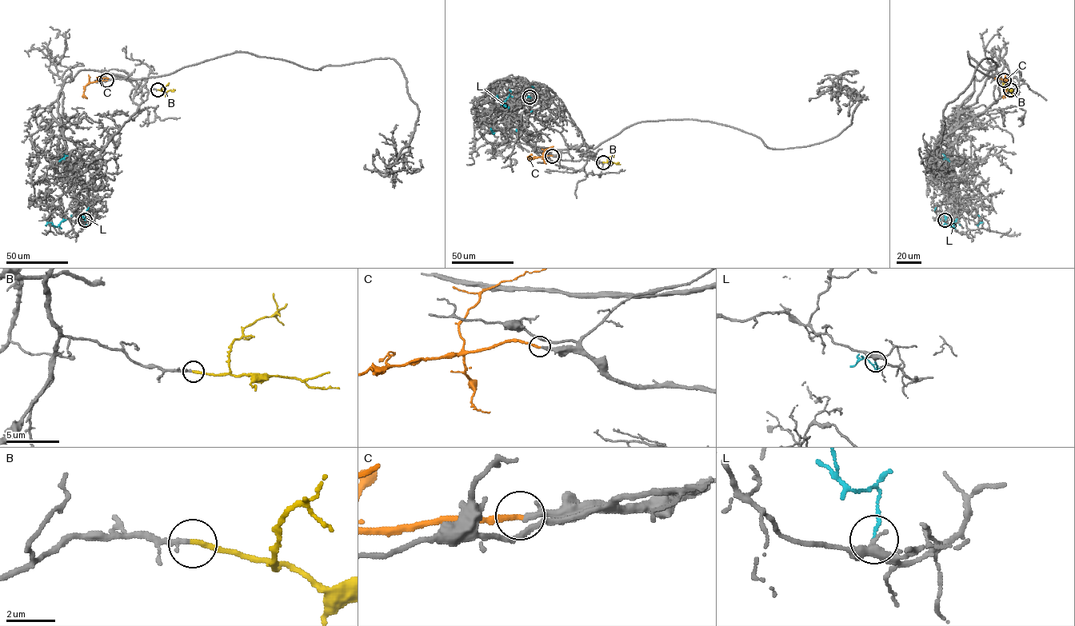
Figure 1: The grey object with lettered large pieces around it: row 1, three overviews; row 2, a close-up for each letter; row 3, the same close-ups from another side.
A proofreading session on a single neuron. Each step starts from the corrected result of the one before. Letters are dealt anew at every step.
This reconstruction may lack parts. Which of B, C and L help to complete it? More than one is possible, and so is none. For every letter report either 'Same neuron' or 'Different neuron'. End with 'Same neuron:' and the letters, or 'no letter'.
B: Same neuron
C: Same neuron
L: Different neuron
Same neuron: B, C

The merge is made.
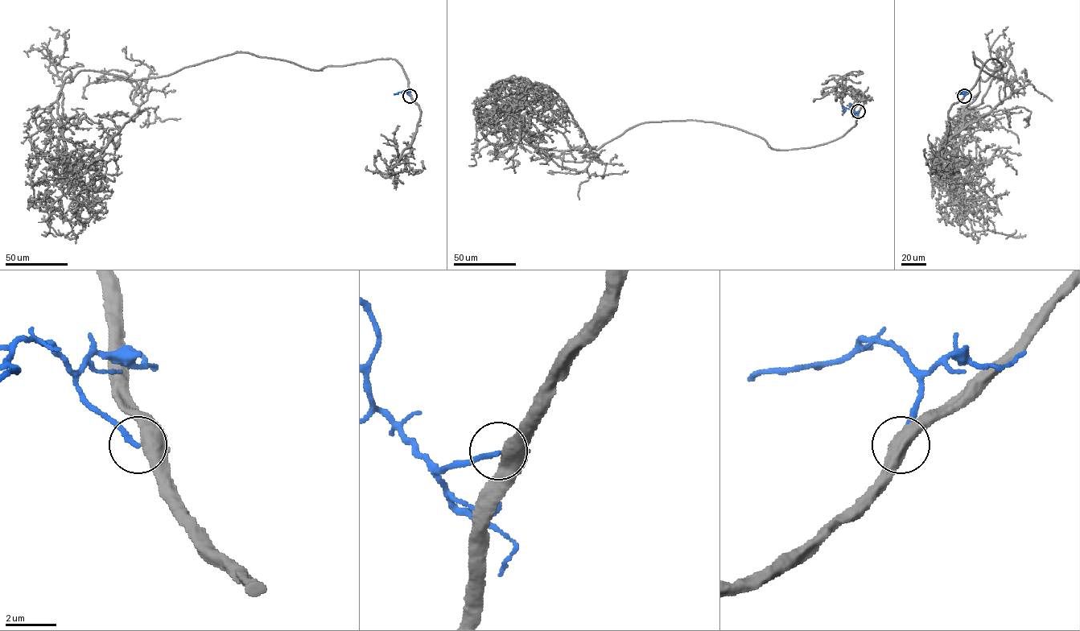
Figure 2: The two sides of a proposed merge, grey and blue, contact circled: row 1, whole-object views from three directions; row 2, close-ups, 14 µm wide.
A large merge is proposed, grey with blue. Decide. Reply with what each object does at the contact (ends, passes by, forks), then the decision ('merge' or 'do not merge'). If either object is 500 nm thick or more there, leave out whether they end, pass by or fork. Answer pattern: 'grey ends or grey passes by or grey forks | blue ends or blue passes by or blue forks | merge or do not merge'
do not merge

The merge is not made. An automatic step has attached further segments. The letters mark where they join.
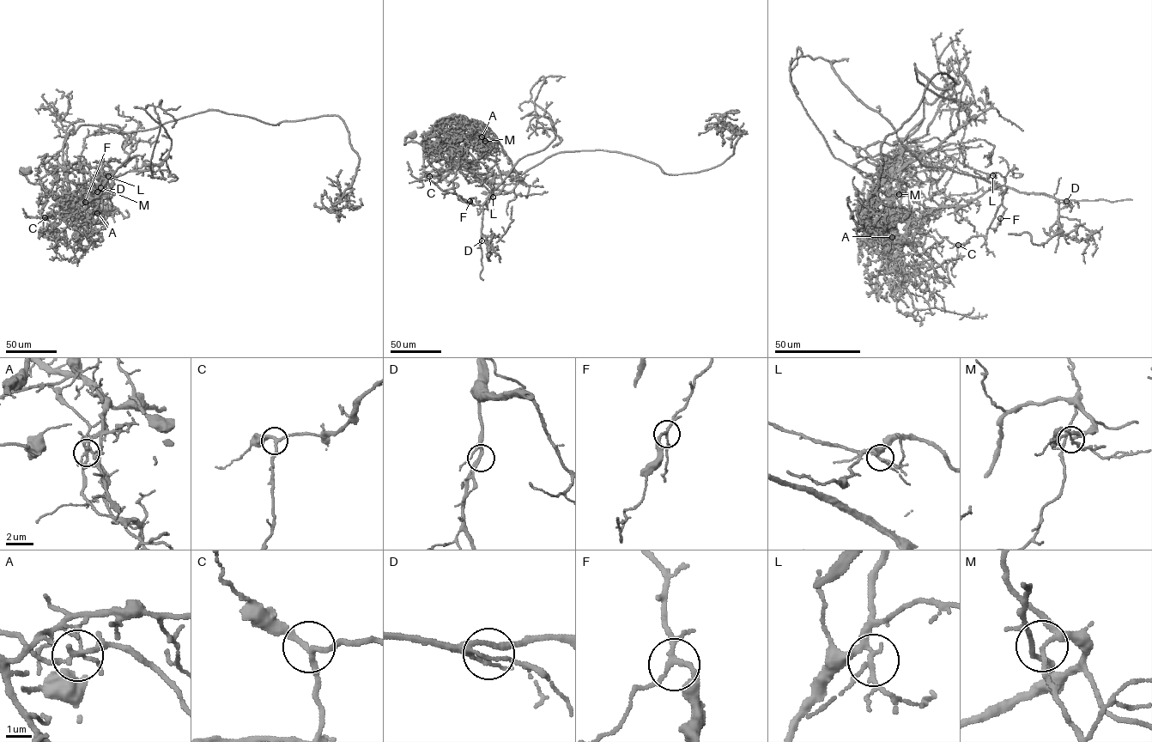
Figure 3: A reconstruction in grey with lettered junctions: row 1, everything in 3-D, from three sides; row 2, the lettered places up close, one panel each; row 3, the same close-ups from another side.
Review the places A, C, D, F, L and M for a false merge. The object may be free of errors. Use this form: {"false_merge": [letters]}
{"false_merge": ["A"]}

